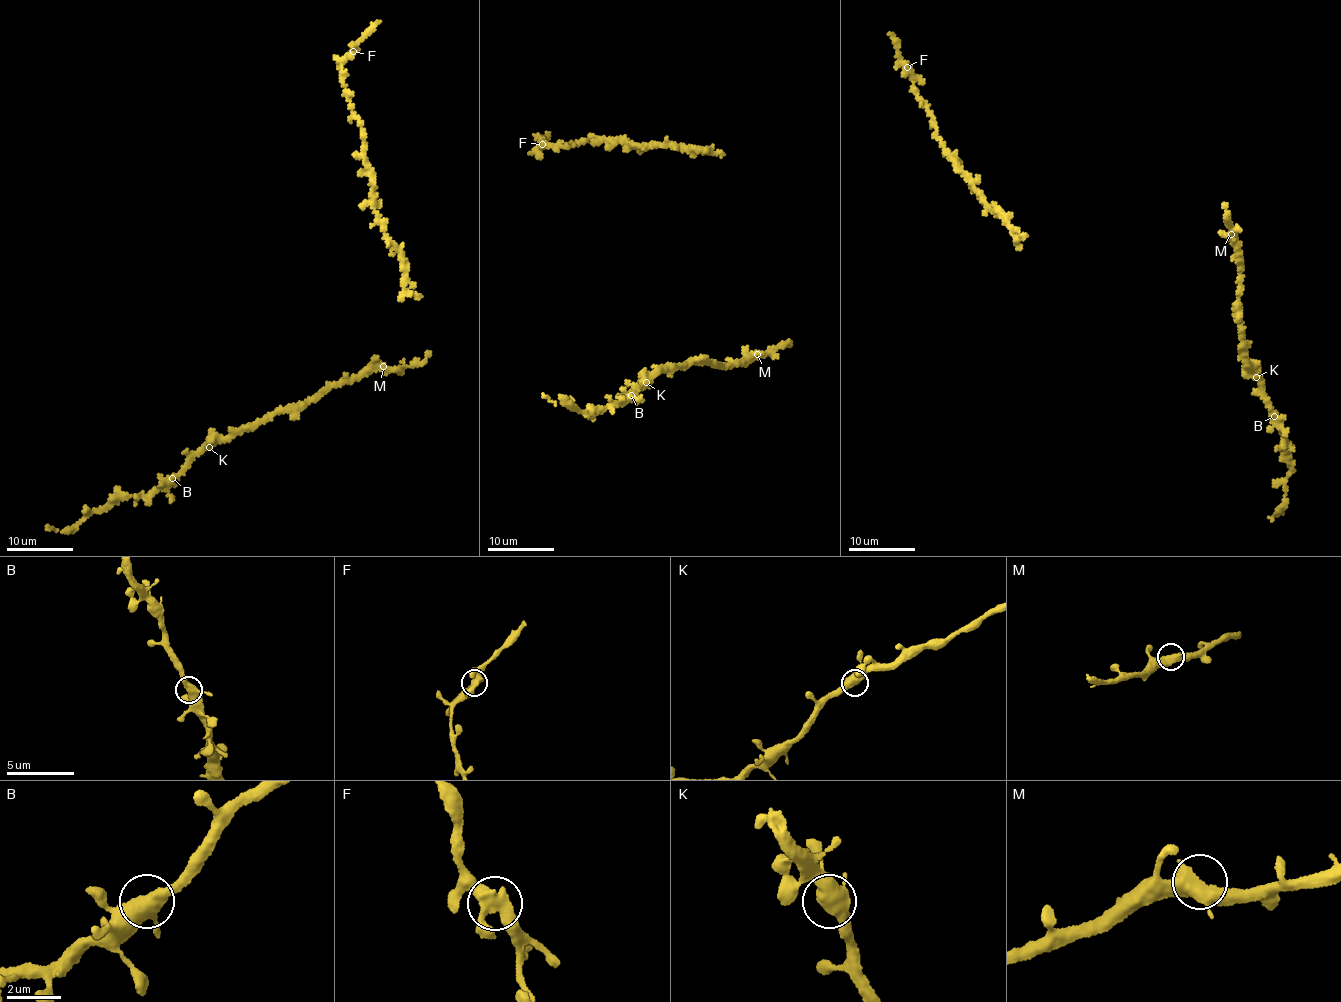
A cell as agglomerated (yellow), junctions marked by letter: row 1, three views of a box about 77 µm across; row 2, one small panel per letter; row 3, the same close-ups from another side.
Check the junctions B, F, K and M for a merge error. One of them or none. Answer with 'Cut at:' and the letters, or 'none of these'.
Cut at: none of these

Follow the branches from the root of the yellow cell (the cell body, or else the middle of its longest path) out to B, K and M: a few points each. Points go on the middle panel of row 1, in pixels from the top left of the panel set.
B: (791, 340), (729, 365), (693, 360), (667, 366), (631, 395)
K: (791, 340), (729, 365), (693, 360), (667, 366), (646, 382)
M: (791, 340), (757, 354)

